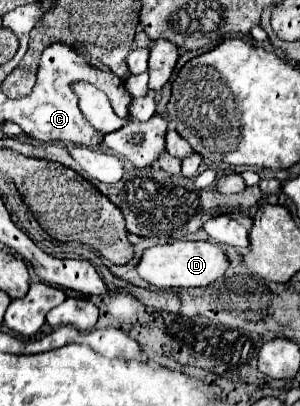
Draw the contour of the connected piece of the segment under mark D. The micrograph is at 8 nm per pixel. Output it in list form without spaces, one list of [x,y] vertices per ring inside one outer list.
[[[176,240],[172,244],[148,248],[136,270],[146,282],[156,288],[204,288],[224,276],[228,270],[228,256],[222,246],[214,242]]]

